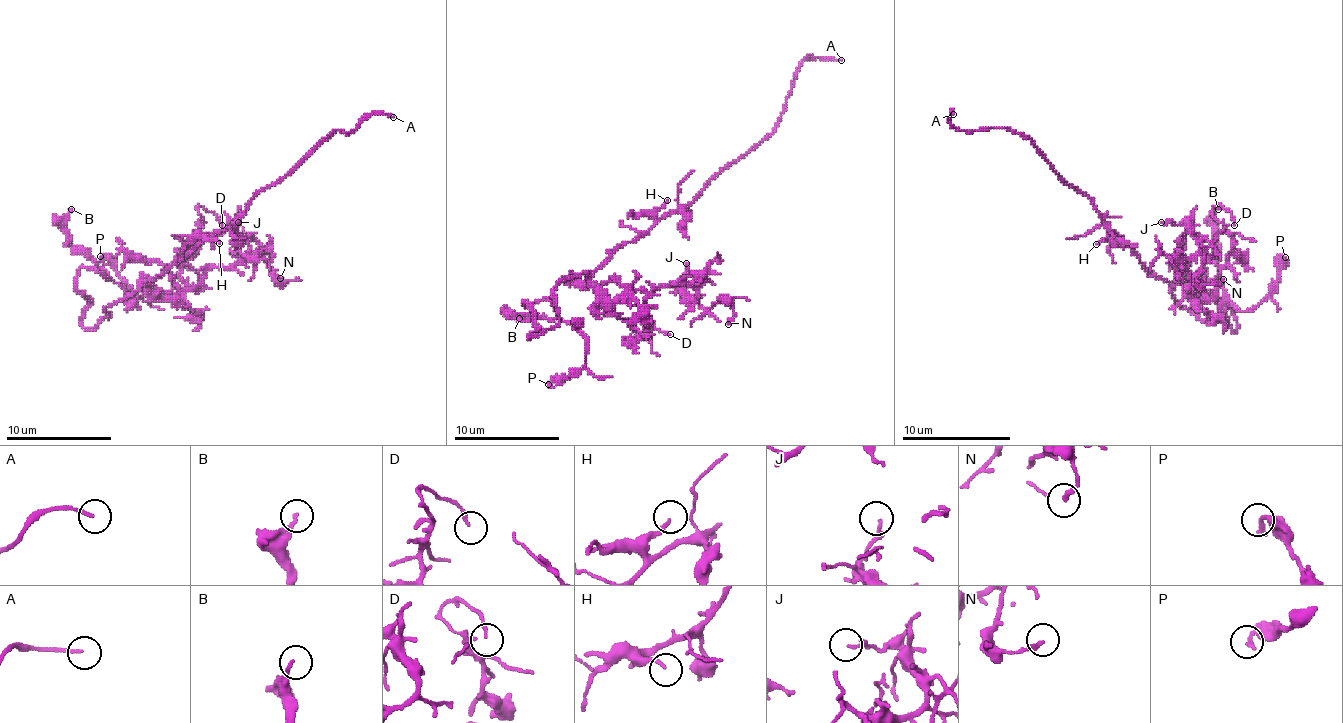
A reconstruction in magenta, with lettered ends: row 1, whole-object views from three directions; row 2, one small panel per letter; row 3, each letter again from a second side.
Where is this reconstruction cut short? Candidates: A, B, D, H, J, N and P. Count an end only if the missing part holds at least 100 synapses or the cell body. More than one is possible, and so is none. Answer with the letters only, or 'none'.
A

